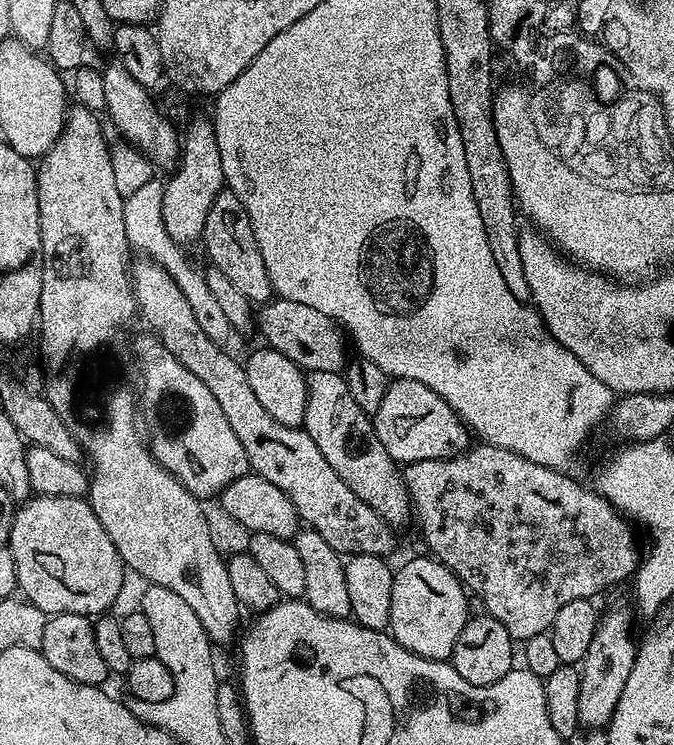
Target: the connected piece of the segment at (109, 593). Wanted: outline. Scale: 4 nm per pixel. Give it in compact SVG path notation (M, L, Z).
M53 496L29 499L15 513L6 544L14 554L23 599L47 614L69 612L99 617L111 609L108 607L124 588L126 565L87 499Z

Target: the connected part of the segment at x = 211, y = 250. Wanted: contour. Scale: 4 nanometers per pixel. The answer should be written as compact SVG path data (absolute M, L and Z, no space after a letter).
M227 190L217 194L213 205L209 207L209 213L206 214L202 242L208 251L208 260L230 278L231 284L235 285L239 293L244 294L253 306L263 306L273 299L272 283L266 270L266 261L262 258L262 248L258 246L258 238L254 238L254 224L250 222L250 214L246 212L246 206L242 206L238 194Z

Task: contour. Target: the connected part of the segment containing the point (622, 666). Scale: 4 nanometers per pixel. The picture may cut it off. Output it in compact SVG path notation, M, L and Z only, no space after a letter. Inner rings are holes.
M612 608L601 615L588 643L588 649L579 669L580 693L578 694L577 722L581 729L607 729L618 704L622 686L630 676L638 644L632 641L632 616L624 608Z

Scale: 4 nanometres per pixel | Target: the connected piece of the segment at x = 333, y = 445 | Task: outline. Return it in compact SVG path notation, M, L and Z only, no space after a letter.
M339 371L307 373L308 401L302 425L314 438L314 446L322 450L322 458L330 462L330 470L358 494L366 506L375 510L389 526L404 524L414 516L412 495L404 481L401 465L386 454L386 446L378 442L373 417L354 402L348 389L347 379Z

